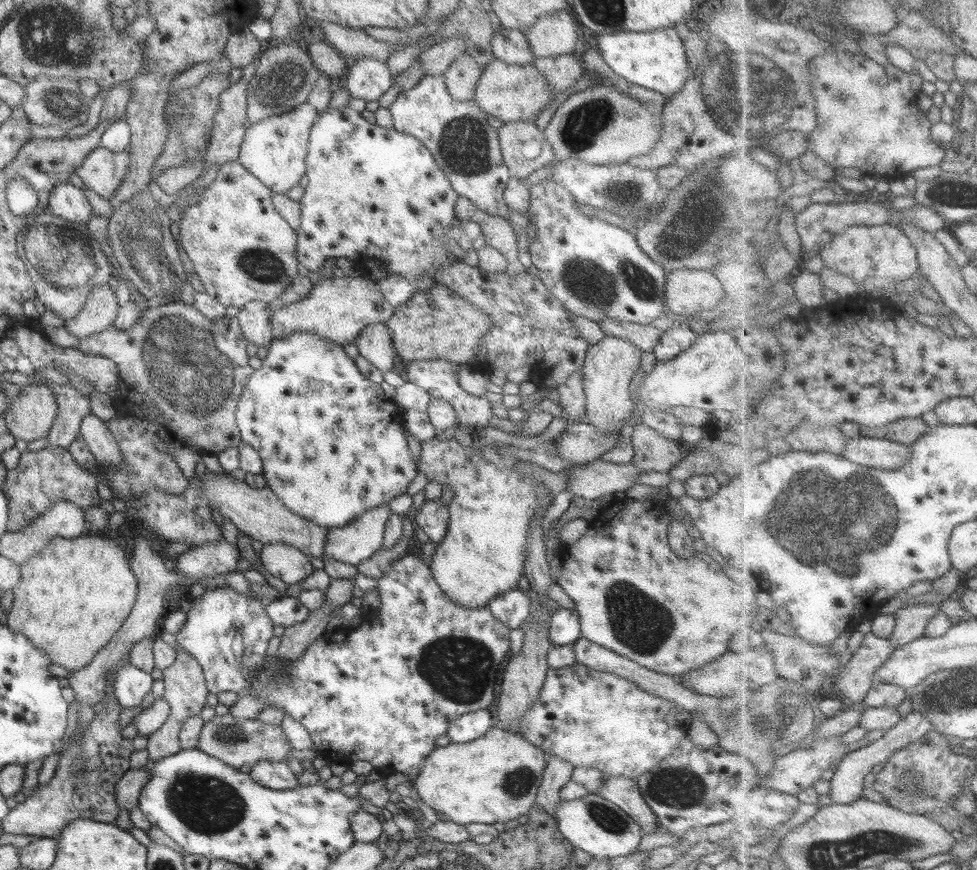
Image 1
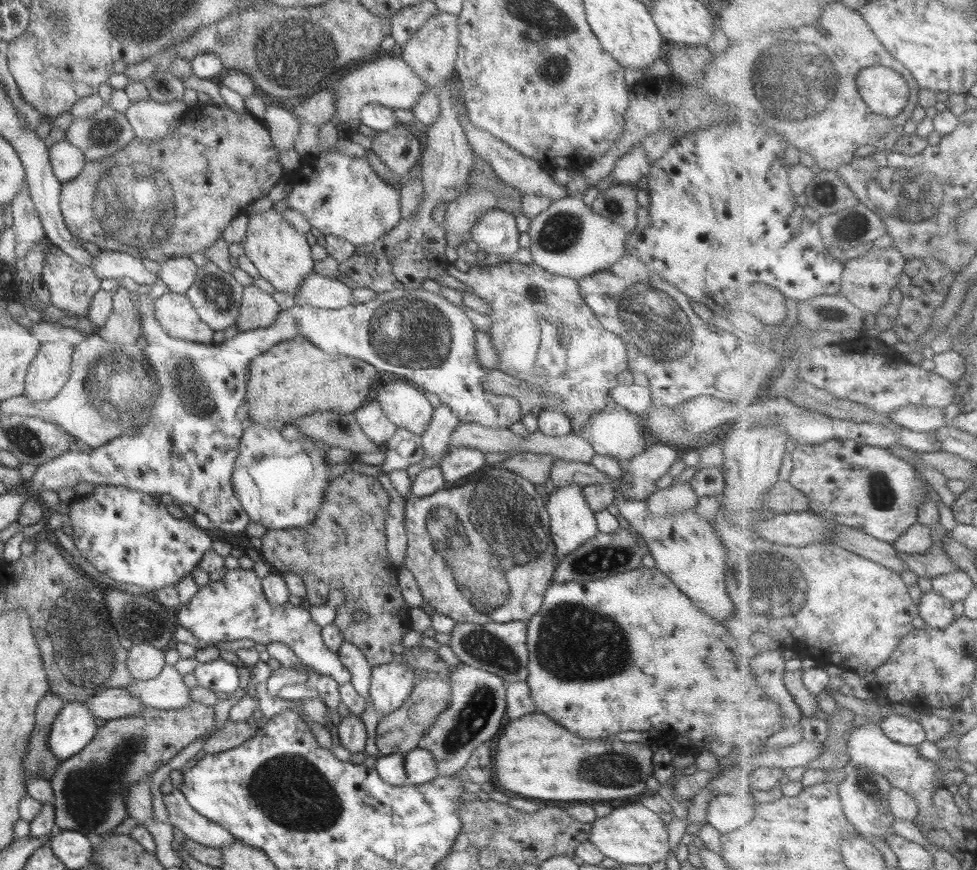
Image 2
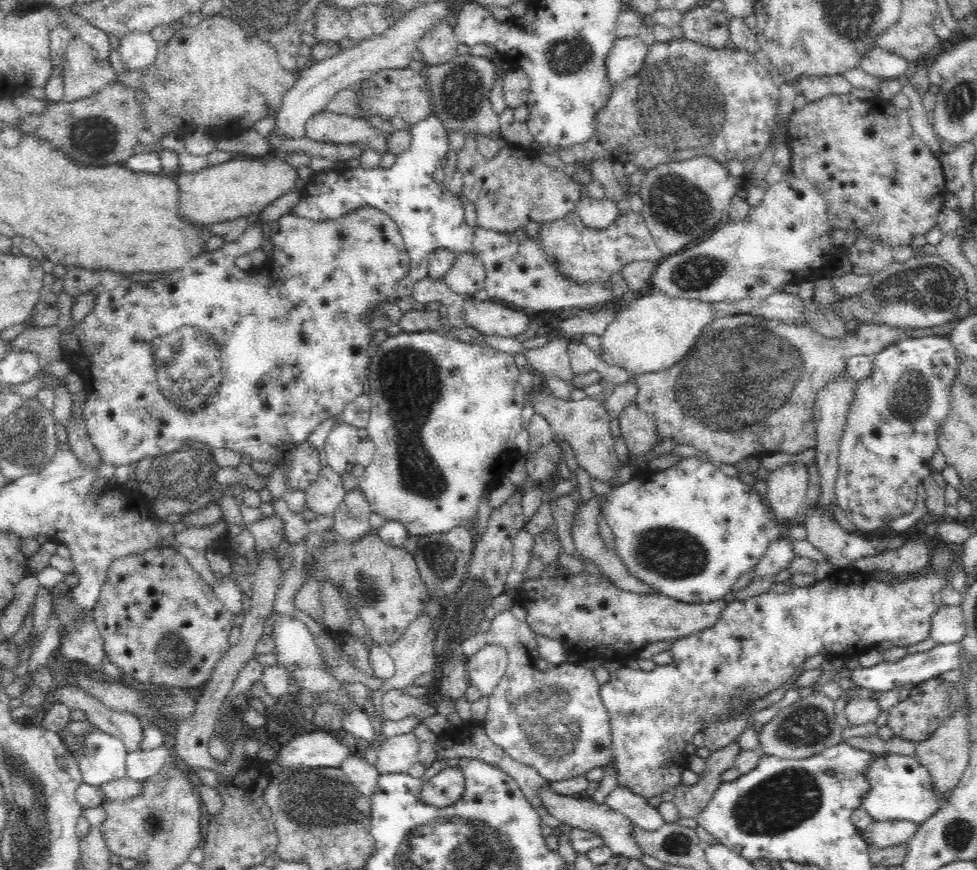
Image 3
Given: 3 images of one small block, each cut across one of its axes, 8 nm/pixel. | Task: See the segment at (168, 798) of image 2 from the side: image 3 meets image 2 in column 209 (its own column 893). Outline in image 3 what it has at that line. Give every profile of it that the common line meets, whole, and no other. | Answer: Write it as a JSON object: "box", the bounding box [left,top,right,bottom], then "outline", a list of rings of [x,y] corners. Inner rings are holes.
{"box":[862,820,919,848],"outline":[[[910,820],[873,821],[862,831],[862,839],[868,846],[886,848],[910,841],[919,829],[919,823]]]}

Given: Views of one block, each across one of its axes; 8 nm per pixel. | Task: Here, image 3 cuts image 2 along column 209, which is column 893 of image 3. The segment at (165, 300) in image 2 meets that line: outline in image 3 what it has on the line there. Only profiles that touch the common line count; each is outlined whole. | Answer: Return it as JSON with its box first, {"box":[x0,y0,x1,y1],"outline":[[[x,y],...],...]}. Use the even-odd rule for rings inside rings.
{"box":[631,314,911,464],"outline":[[[733,314],[724,315],[721,317],[714,317],[709,324],[709,331],[704,330],[698,337],[697,343],[693,346],[690,352],[686,353],[676,364],[673,364],[666,370],[659,370],[658,372],[638,374],[631,378],[637,387],[636,398],[634,402],[638,408],[647,412],[653,419],[657,428],[657,438],[664,440],[664,438],[672,438],[677,443],[688,444],[694,446],[700,452],[706,452],[711,460],[716,464],[735,464],[748,457],[760,457],[766,454],[777,452],[785,452],[786,454],[800,454],[809,448],[815,448],[817,443],[817,426],[814,422],[814,406],[818,392],[826,389],[830,382],[833,382],[839,377],[846,377],[846,362],[852,356],[869,356],[873,357],[879,352],[882,352],[887,346],[894,344],[896,341],[902,340],[906,336],[906,332],[911,330],[908,327],[892,327],[888,324],[874,324],[874,323],[859,323],[853,330],[845,334],[842,338],[826,338],[812,330],[806,324],[794,325],[785,323],[778,319],[767,319],[760,315],[751,314]]]}

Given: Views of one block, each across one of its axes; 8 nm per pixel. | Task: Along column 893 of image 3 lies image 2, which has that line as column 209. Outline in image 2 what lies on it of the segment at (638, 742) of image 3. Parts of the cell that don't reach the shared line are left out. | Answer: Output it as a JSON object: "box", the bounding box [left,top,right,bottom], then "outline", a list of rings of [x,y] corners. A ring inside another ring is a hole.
{"box":[176,569,352,685],"outline":[[[228,569],[221,581],[211,580],[199,588],[190,602],[180,606],[176,613],[177,625],[188,629],[201,644],[209,646],[245,638],[253,640],[260,648],[274,642],[281,643],[288,646],[317,676],[330,676],[340,685],[350,682],[352,673],[344,667],[339,656],[323,644],[322,627],[312,621],[308,606],[289,603],[282,607],[273,606],[264,595],[261,580],[253,570]]]}

